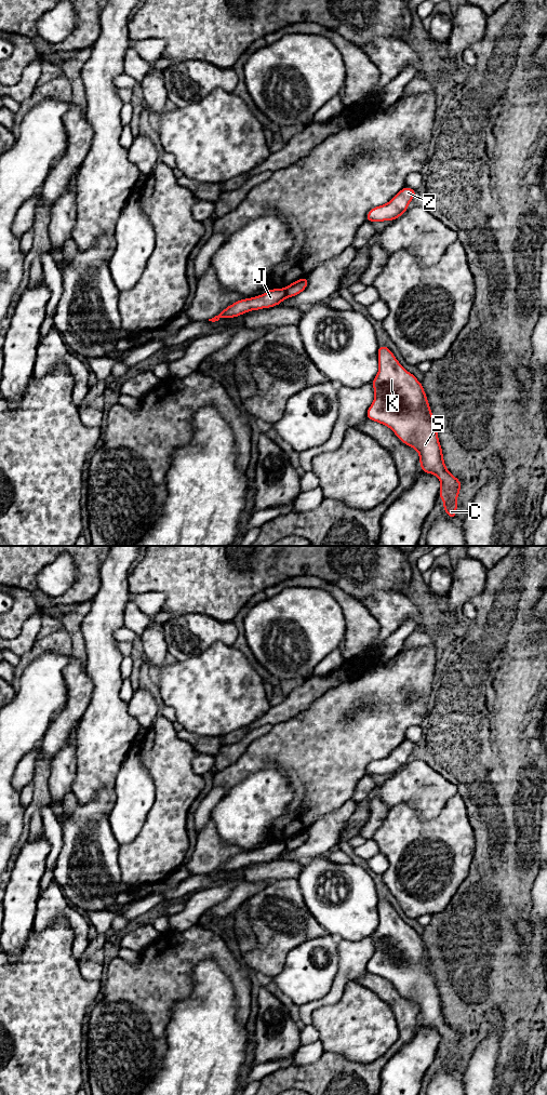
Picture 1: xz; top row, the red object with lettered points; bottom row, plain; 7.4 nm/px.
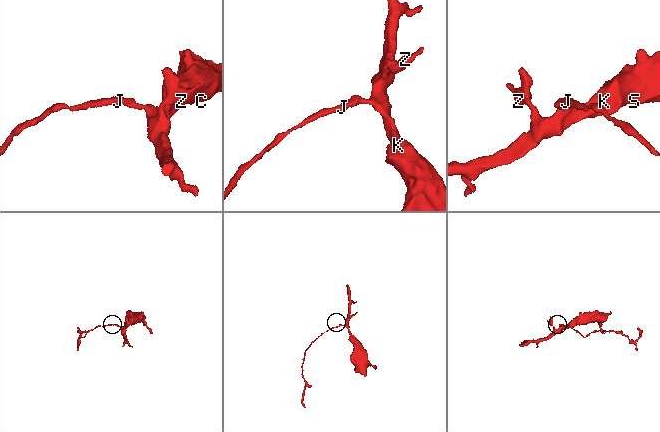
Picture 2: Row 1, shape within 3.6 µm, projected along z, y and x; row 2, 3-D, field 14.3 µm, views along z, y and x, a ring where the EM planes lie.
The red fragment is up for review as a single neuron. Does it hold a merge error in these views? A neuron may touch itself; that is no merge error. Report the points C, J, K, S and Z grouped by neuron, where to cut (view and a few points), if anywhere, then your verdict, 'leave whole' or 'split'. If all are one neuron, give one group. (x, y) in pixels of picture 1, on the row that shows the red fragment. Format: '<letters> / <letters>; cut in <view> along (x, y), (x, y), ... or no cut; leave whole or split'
C K S Z / J; cut in xz along (283, 289), (288, 296); split

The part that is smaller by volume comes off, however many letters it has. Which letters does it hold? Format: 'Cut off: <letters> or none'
Cut off: J

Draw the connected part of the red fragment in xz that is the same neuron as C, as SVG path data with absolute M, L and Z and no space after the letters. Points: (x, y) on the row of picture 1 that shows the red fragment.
M379 345L377 357L378 373L371 382L375 398L366 411L366 417L386 425L401 442L418 452L422 470L425 473L435 475L440 480L441 488L438 496L443 500L443 509L446 515L454 519L456 518L457 496L462 482L446 469L436 423L423 385L399 363L388 347Z

